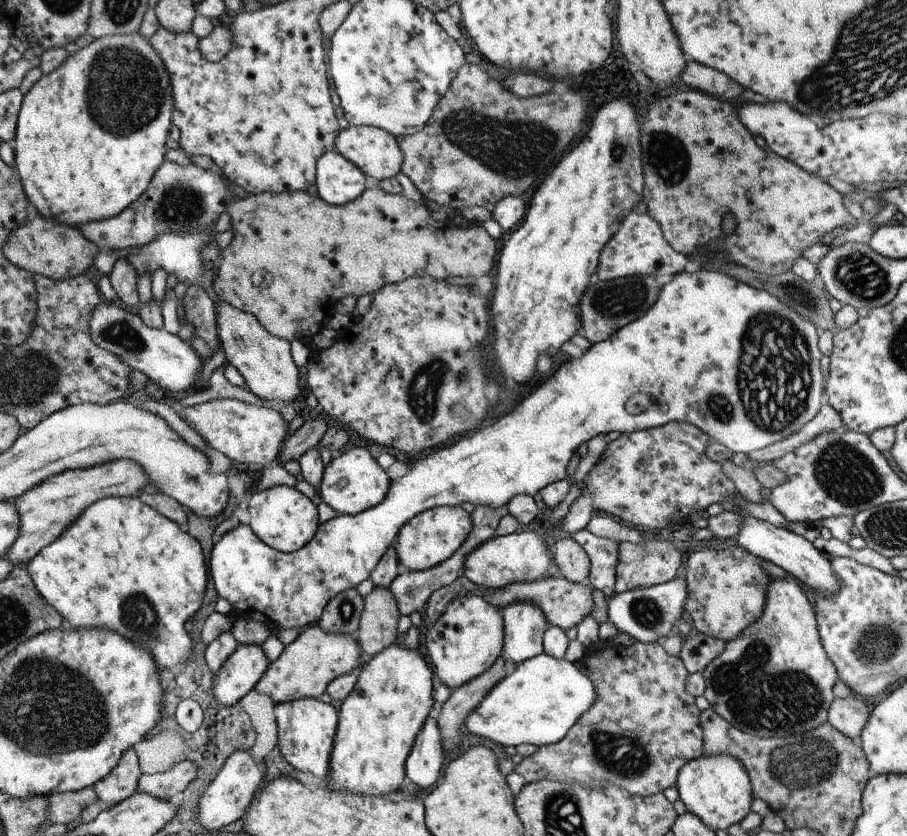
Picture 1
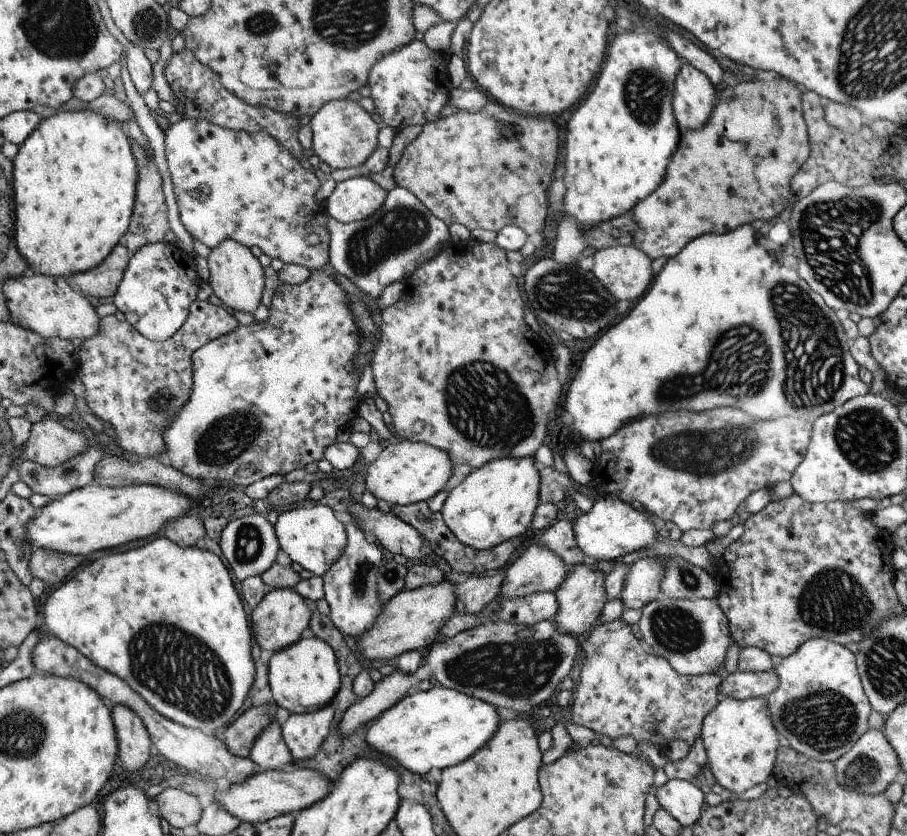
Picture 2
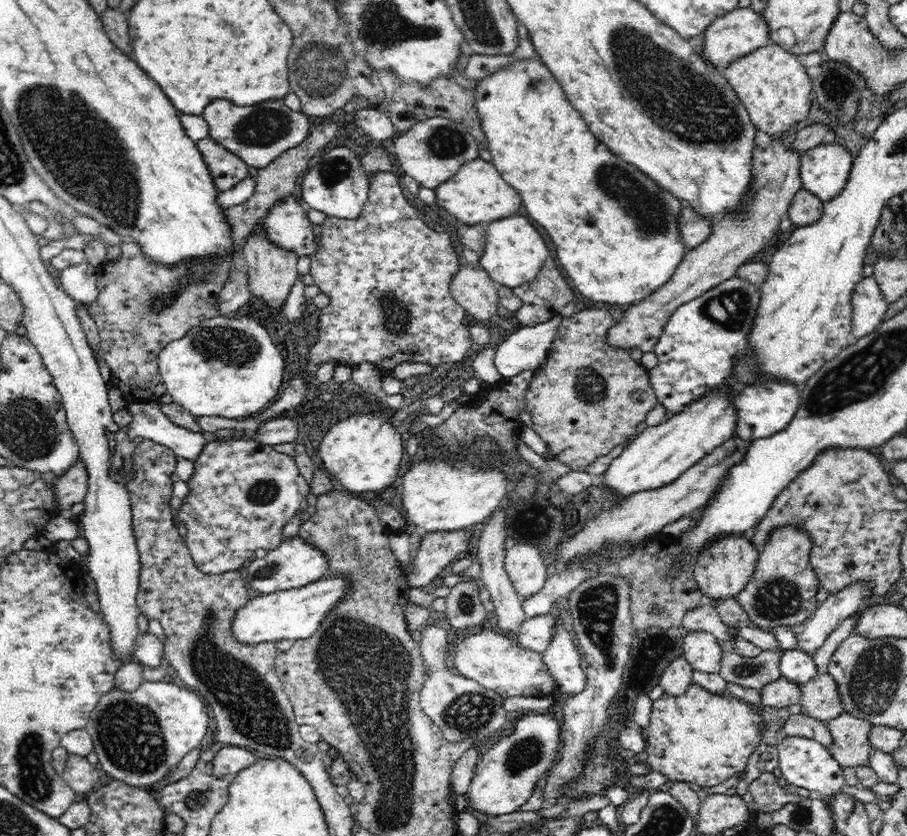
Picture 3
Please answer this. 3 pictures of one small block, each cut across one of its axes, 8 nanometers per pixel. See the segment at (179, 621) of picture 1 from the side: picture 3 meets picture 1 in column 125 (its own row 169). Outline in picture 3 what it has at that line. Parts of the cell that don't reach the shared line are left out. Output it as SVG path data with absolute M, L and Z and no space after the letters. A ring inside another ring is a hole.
M530 58L496 70L480 78L472 92L474 110L478 111L492 155L491 164L522 194L526 214L546 229L556 248L558 262L579 292L601 306L606 303L634 305L670 280L687 251L677 222L684 202L667 190L658 190L654 182L642 178L628 162L610 154L610 150L590 134L580 112L570 106L564 90L543 62Z

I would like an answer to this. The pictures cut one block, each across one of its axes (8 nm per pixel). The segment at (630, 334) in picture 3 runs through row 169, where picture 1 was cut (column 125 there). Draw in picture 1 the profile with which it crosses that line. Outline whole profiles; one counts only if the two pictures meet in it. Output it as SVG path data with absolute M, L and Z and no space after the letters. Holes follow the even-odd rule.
M130 749L122 754L121 761L113 773L102 778L102 781L96 782L92 788L97 795L97 800L110 808L133 797L140 776L143 776L143 773L140 772L136 752Z

